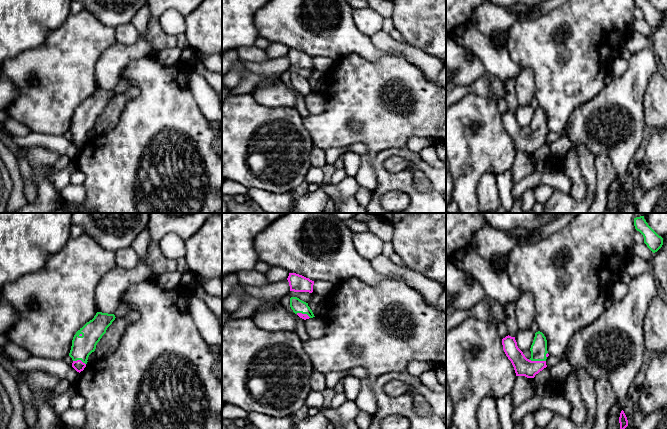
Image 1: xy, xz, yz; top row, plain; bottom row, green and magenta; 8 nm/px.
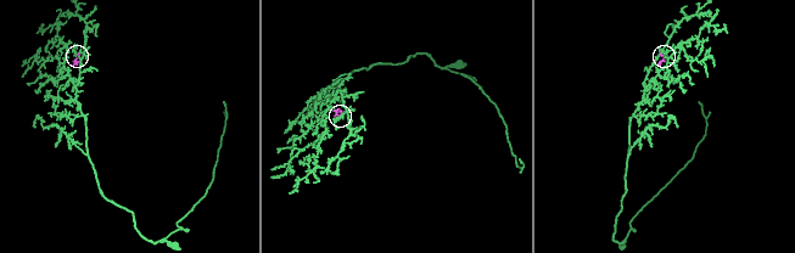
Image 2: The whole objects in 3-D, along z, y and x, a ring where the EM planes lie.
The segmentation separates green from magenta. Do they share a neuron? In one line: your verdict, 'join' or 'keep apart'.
join

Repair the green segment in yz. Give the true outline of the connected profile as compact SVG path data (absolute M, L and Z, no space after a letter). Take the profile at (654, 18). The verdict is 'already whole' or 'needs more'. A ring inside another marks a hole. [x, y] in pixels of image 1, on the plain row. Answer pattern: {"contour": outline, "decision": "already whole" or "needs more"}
{"contour": "M634 0L635 5L644 13L644 19L653 28L657 28L663 21L663 14L659 12L648 0Z", "decision": "already whole"}

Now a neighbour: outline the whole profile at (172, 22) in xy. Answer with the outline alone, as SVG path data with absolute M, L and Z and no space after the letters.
M169 9L159 18L162 30L169 36L178 36L185 32L185 17L177 10Z

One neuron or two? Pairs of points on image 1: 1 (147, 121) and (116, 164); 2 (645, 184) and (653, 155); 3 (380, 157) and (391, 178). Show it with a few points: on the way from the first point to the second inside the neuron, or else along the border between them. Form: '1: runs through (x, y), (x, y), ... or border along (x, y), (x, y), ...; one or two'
1: runs through (147, 132), (127, 153); one
2: runs through (650, 177), (653, 173), (653, 162); one
3: runs through (380, 163), (380, 169), (385, 174); one

